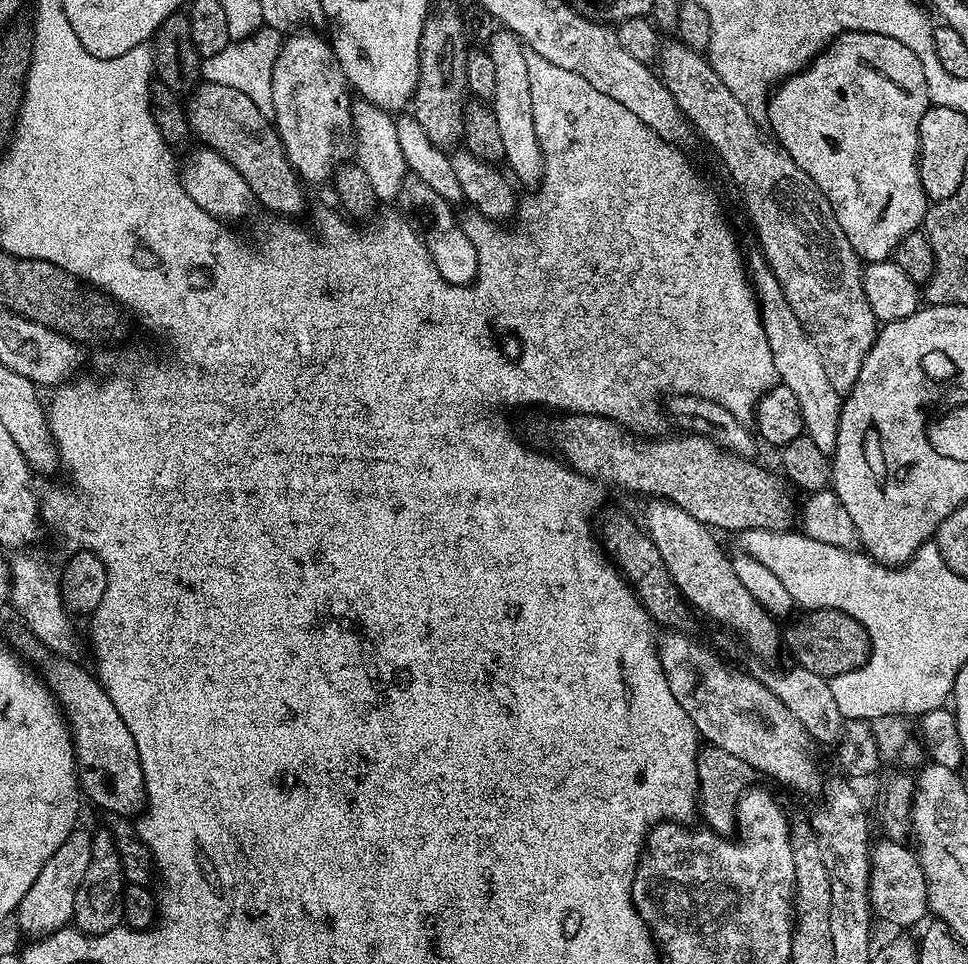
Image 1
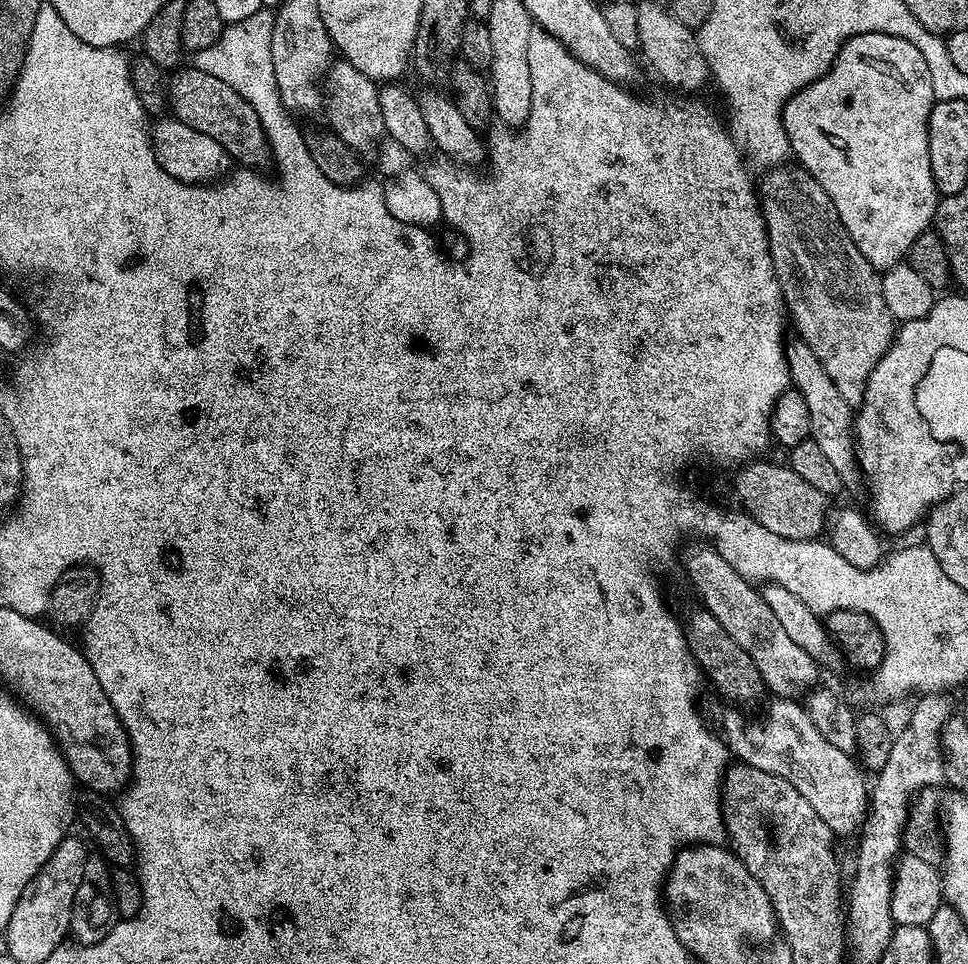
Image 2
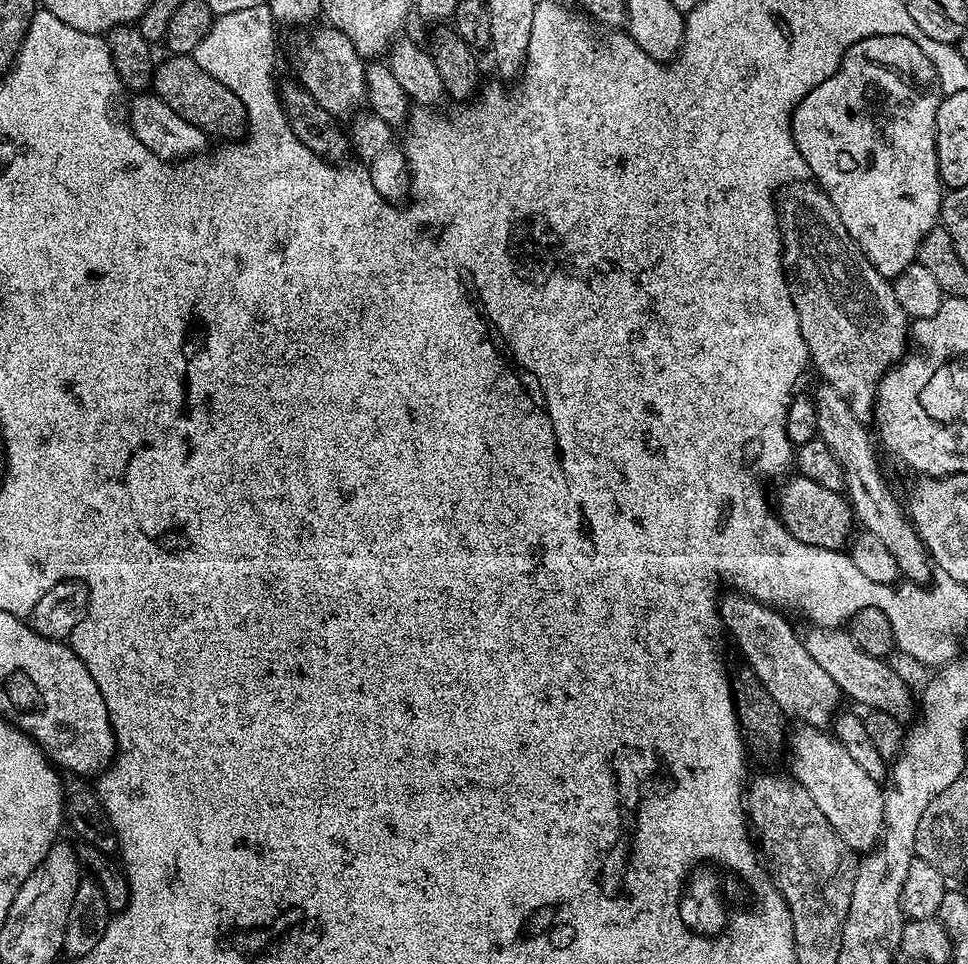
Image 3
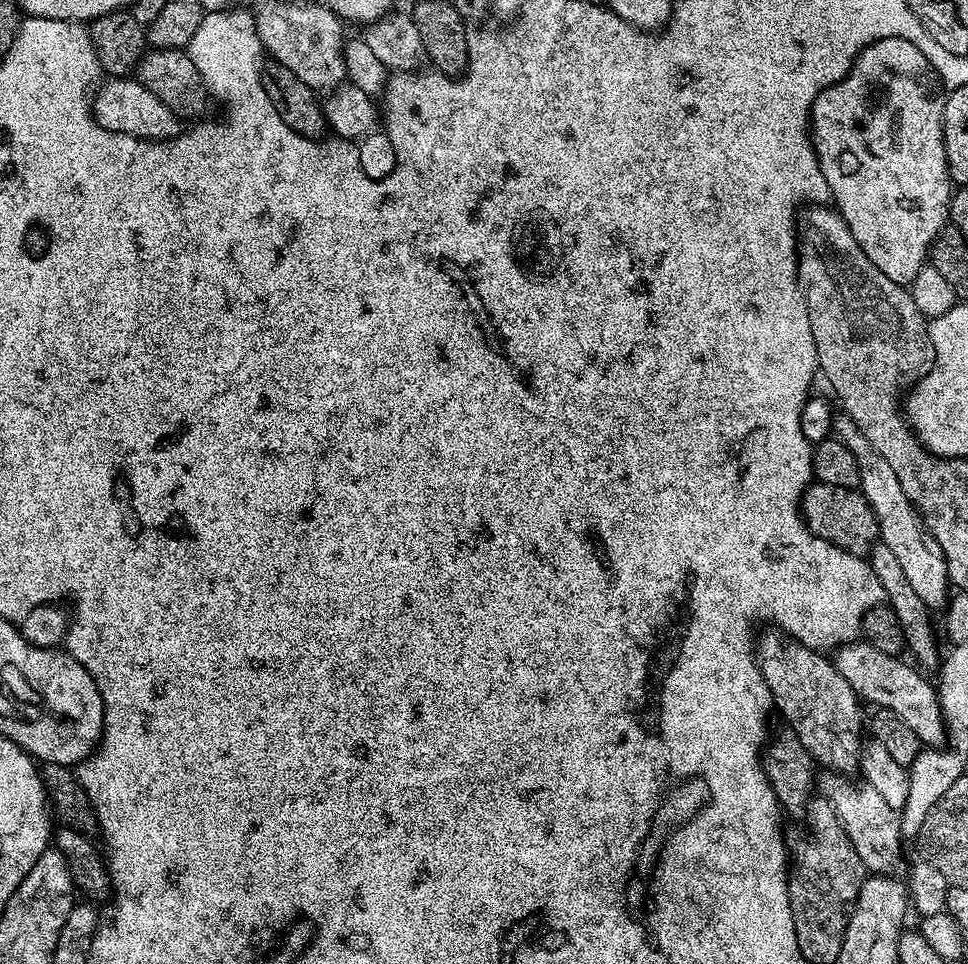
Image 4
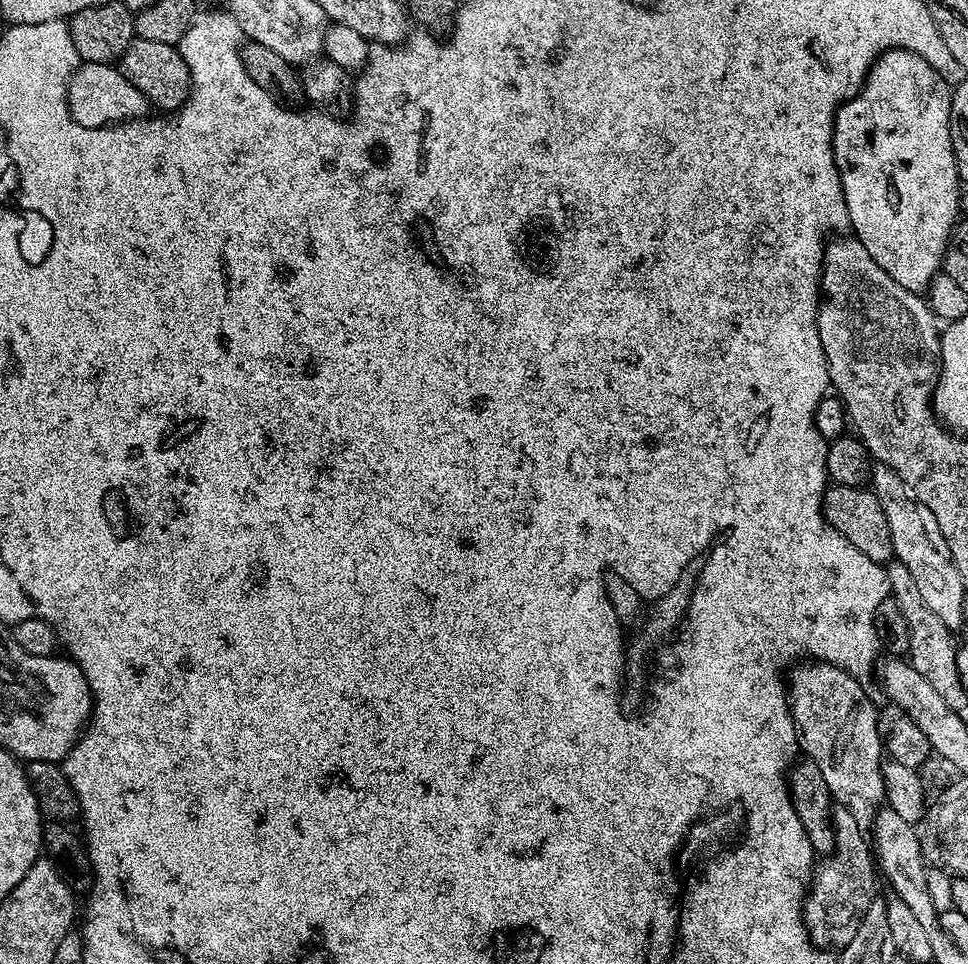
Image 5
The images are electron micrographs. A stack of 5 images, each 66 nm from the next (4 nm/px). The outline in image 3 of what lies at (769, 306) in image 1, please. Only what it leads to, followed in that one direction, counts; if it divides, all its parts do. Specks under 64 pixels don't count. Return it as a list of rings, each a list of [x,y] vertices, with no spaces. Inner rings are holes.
[[[821,383],[820,389],[814,392],[816,401],[816,413],[818,414],[818,430],[817,437],[826,442],[826,446],[830,446],[830,450],[834,454],[834,458],[838,458],[838,462],[842,466],[842,474],[844,475],[844,492],[848,497],[848,503],[852,506],[853,517],[858,521],[859,527],[865,532],[874,534],[874,538],[878,538],[886,545],[886,550],[890,550],[890,554],[894,554],[894,562],[898,562],[901,577],[910,582],[924,582],[933,575],[933,565],[930,563],[928,549],[924,547],[922,538],[916,533],[916,528],[911,520],[903,503],[896,501],[896,496],[892,493],[892,488],[888,485],[888,480],[884,477],[884,472],[880,469],[880,460],[876,457],[876,450],[872,446],[874,444],[874,436],[871,431],[867,432],[865,421],[858,419],[854,414],[854,410],[850,410],[850,406],[846,406],[846,398],[842,398],[842,394],[838,394],[838,390],[834,390],[834,386]]]

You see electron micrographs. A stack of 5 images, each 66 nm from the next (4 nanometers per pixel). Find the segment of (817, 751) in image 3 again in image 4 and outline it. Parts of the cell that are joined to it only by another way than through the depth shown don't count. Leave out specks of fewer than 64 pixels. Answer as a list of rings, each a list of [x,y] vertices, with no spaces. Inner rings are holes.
[[[824,774],[819,777],[818,788],[823,799],[834,810],[838,822],[846,830],[854,850],[858,850],[858,858],[862,858],[865,869],[869,873],[881,876],[892,876],[900,864],[900,851],[904,848],[906,837],[900,828],[900,812],[890,807],[888,803],[874,790],[874,786],[863,782],[851,784],[844,774]]]

